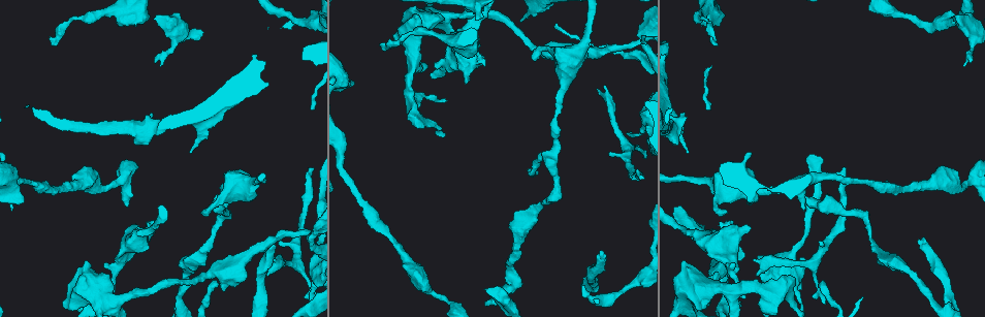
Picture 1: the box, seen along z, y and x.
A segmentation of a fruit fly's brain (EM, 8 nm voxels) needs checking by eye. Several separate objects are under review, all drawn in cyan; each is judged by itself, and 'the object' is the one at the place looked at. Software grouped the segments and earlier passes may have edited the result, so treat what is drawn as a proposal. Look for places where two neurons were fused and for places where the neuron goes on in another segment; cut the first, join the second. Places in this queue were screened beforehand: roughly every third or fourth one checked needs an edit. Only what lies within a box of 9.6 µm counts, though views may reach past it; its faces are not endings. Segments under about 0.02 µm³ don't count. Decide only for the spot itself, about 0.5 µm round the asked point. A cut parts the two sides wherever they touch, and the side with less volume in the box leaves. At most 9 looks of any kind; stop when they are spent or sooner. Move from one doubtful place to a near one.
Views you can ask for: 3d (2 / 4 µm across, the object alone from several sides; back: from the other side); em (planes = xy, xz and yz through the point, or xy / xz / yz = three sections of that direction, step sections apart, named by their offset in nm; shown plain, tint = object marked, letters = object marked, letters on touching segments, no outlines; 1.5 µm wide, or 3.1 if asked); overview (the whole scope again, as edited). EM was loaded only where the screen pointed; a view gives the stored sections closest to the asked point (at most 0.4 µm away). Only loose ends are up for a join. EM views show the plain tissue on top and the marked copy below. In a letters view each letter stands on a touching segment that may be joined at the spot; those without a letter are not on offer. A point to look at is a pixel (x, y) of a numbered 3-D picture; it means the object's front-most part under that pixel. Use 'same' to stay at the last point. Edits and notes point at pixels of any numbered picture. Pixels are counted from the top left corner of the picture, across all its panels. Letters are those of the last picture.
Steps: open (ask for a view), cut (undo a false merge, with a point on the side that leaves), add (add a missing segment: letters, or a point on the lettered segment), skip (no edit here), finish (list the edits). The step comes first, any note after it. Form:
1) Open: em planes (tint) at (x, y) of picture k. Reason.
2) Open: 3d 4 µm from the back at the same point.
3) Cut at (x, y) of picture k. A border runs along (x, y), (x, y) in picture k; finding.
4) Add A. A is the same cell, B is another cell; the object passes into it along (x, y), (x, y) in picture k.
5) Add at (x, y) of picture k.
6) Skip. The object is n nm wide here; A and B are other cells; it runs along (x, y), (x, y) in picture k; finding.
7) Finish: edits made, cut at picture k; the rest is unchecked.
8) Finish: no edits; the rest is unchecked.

Open: em planes (letters) at (432, 77) of picture 1. An open end.

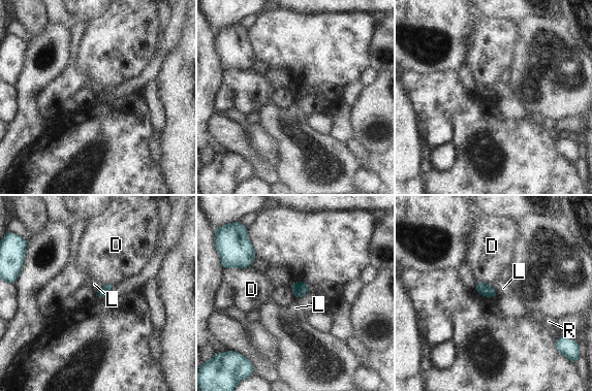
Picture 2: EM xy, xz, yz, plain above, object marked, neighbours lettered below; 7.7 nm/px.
Skip. D, L and R are other cells; a border runs along (103, 284), (100, 289), (95, 291) in picture 2; none of them fits.

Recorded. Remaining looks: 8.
Open: em planes (letters) at (922, 237) of picture 1. Free end.

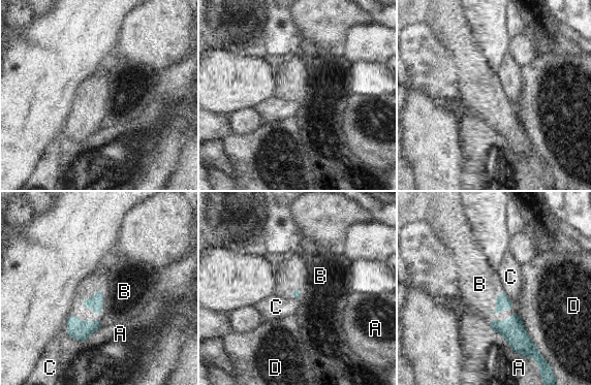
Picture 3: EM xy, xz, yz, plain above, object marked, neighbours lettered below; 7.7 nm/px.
Add B. The longest contact is with A, 400 nm; B is the same cell, A, C and D are other cells; the object passes into it along (96, 302), (90, 298), (122, 295) in picture 3; it goes on there.

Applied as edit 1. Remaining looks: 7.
Open: overview. See it whole again.

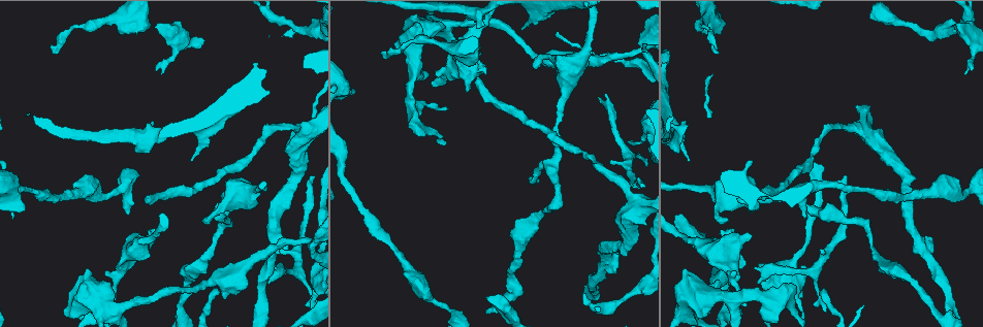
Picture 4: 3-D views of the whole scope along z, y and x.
Open: em yz step 4 (tint) at (845, 177) of picture 4. Free end.

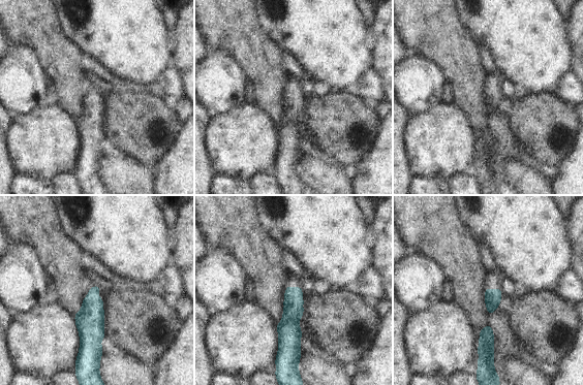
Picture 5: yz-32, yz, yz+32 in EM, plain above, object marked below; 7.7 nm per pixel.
Open: em yz step 4 (letters) at the same point. See the neighbours.

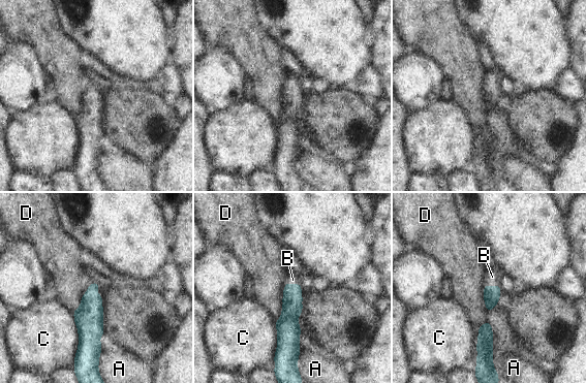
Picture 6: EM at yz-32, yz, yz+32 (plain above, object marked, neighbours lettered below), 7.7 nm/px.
Add B. The object is 130 nm wide here; the longest contact is with C, 380 nm; B is the same cell, A, C and D are other cells; it goes on there.

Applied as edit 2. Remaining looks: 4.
Finish: edits made, add at picture 3, add at picture 6; the rest is unchecked.

